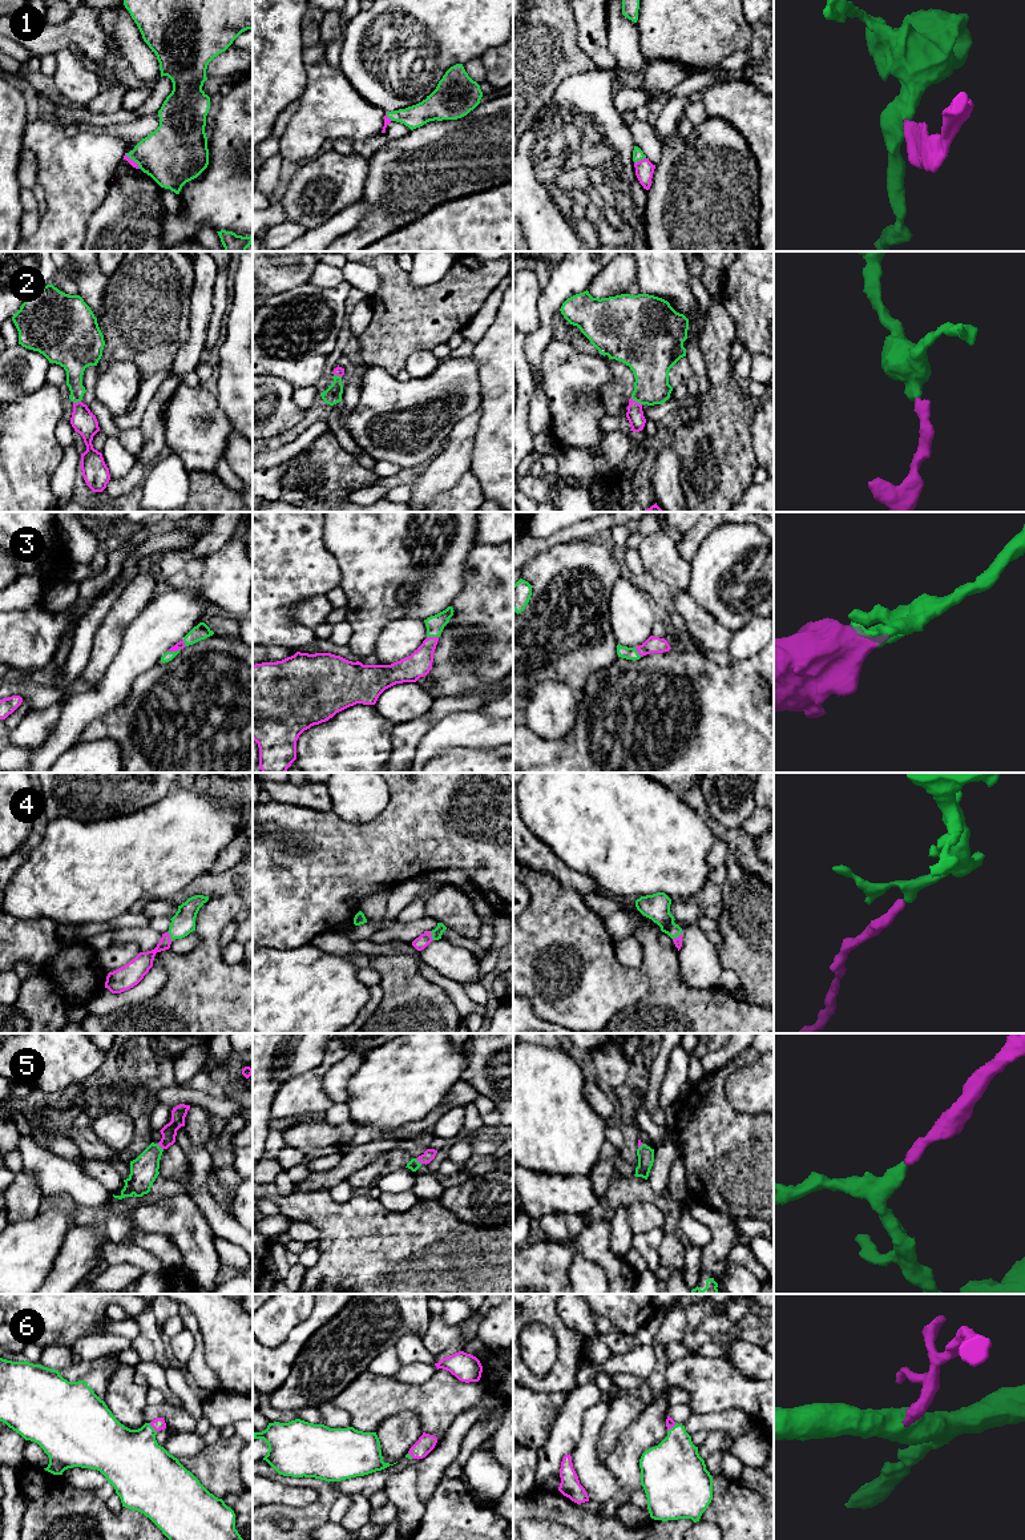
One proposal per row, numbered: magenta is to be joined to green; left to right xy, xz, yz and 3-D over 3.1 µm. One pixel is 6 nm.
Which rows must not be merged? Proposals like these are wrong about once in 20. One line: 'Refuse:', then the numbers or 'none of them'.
Refuse: none of them

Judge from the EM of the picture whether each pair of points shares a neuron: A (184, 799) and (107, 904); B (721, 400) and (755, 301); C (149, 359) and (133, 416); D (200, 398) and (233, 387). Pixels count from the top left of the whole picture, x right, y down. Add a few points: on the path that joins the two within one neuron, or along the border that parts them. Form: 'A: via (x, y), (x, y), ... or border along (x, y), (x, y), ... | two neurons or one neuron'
A: via (174, 826), (122, 878) | one neuron
B: border along (726, 310), (734, 322), (737, 339) | two neurons
C: border along (168, 369), (152, 374), (141, 384) | two neurons
D: border along (214, 394), (218, 406), (229, 422) | two neurons

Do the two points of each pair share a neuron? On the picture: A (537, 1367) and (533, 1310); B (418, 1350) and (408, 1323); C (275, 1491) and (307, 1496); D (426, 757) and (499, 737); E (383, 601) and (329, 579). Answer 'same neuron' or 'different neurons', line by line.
A: different neurons
B: different neurons
C: same neuron
D: same neuron
E: different neurons

